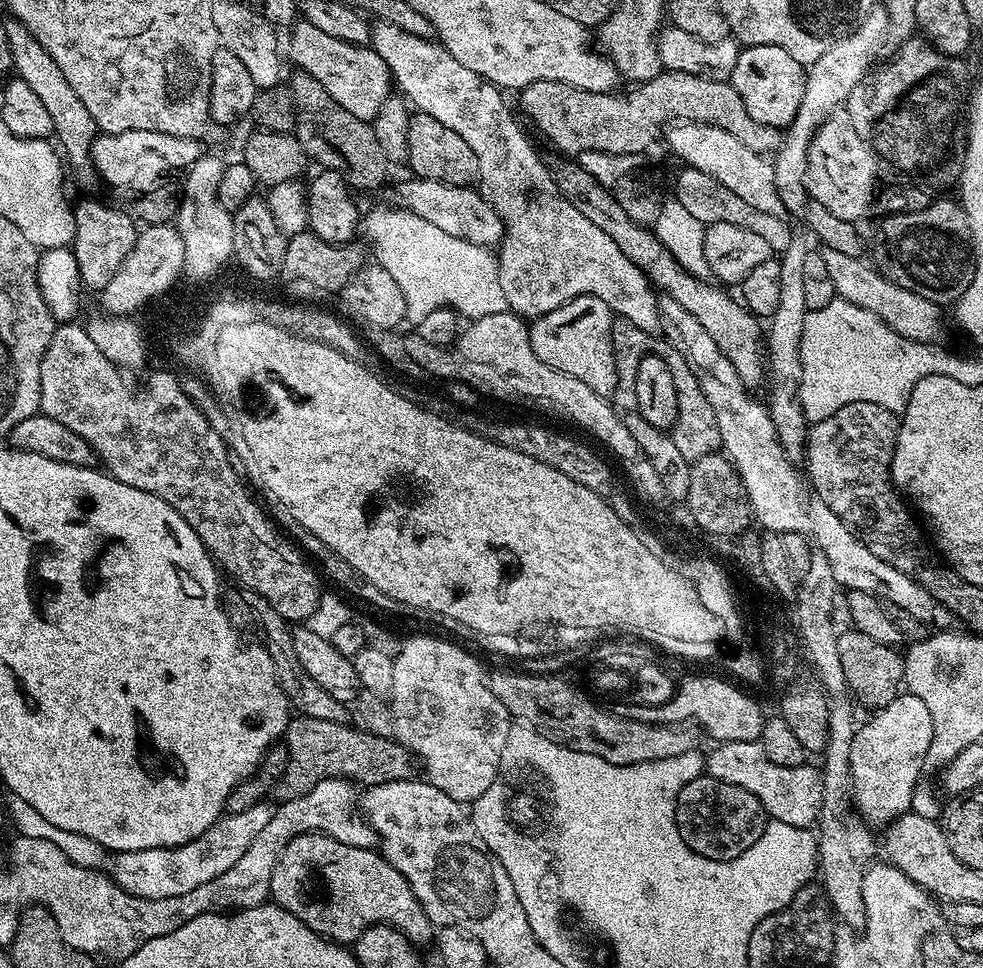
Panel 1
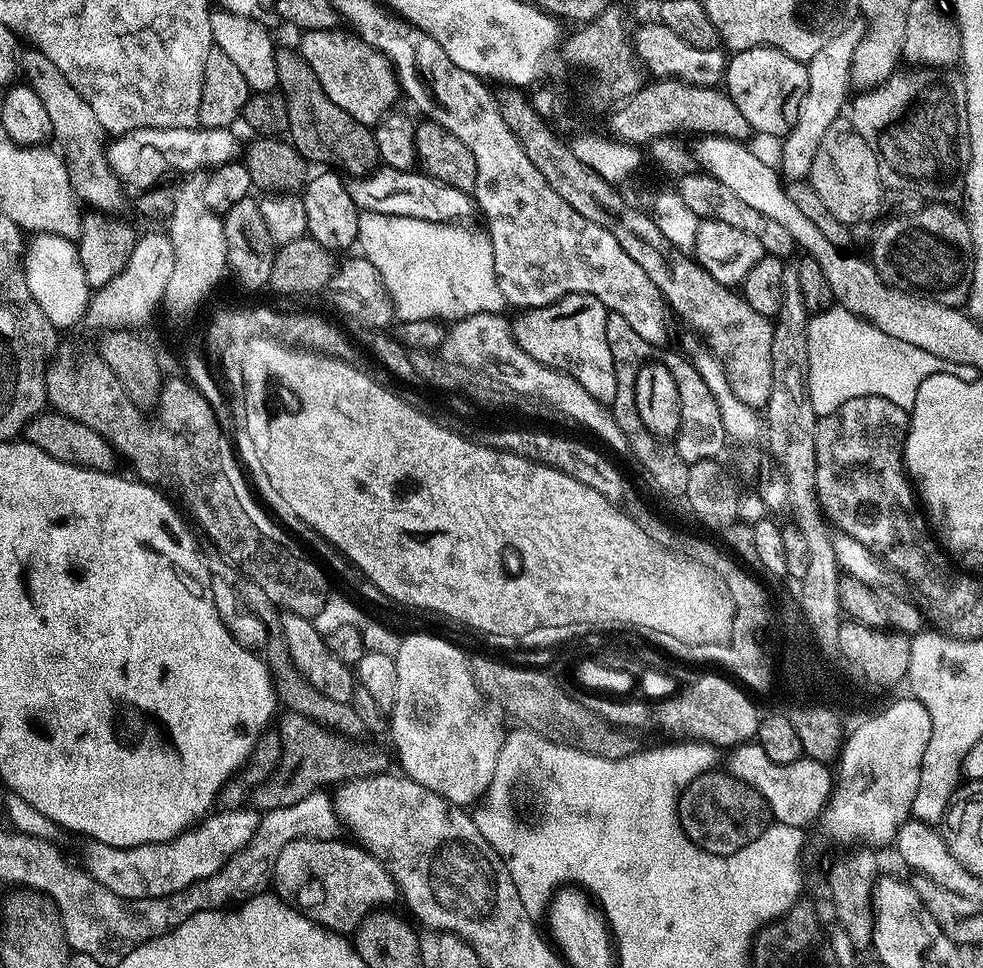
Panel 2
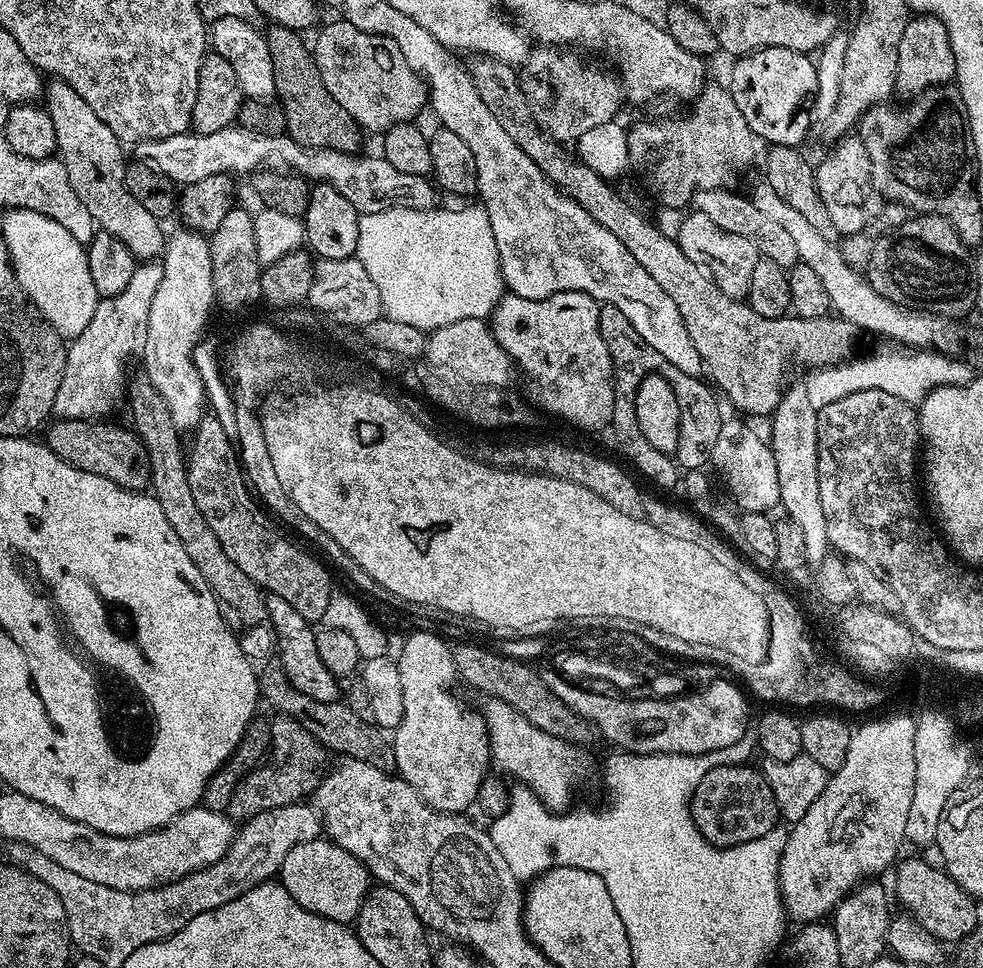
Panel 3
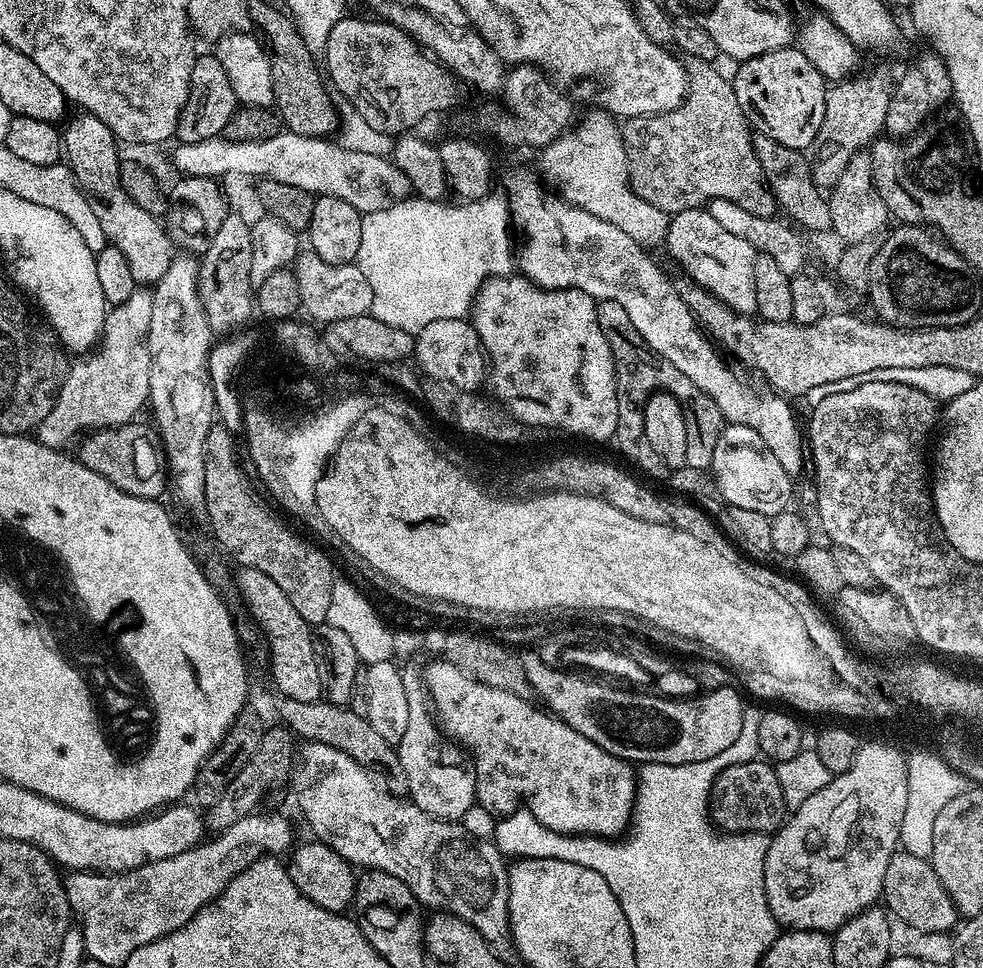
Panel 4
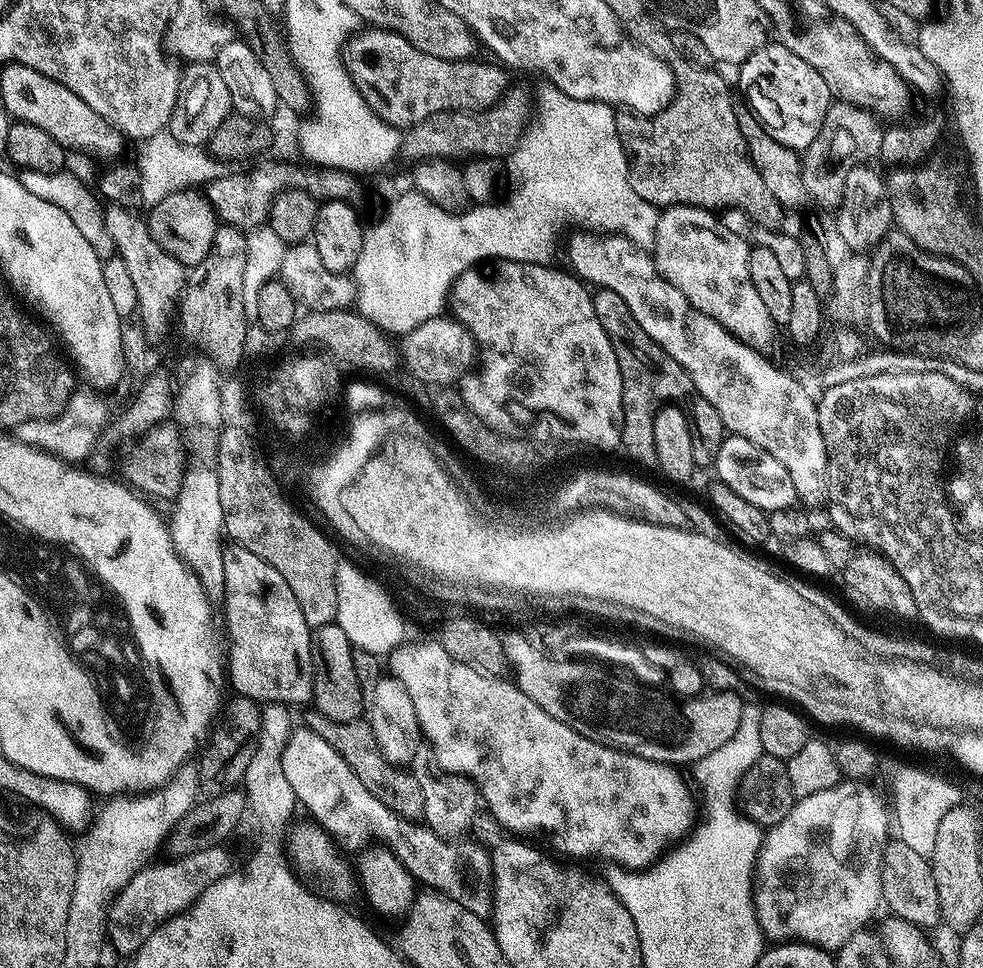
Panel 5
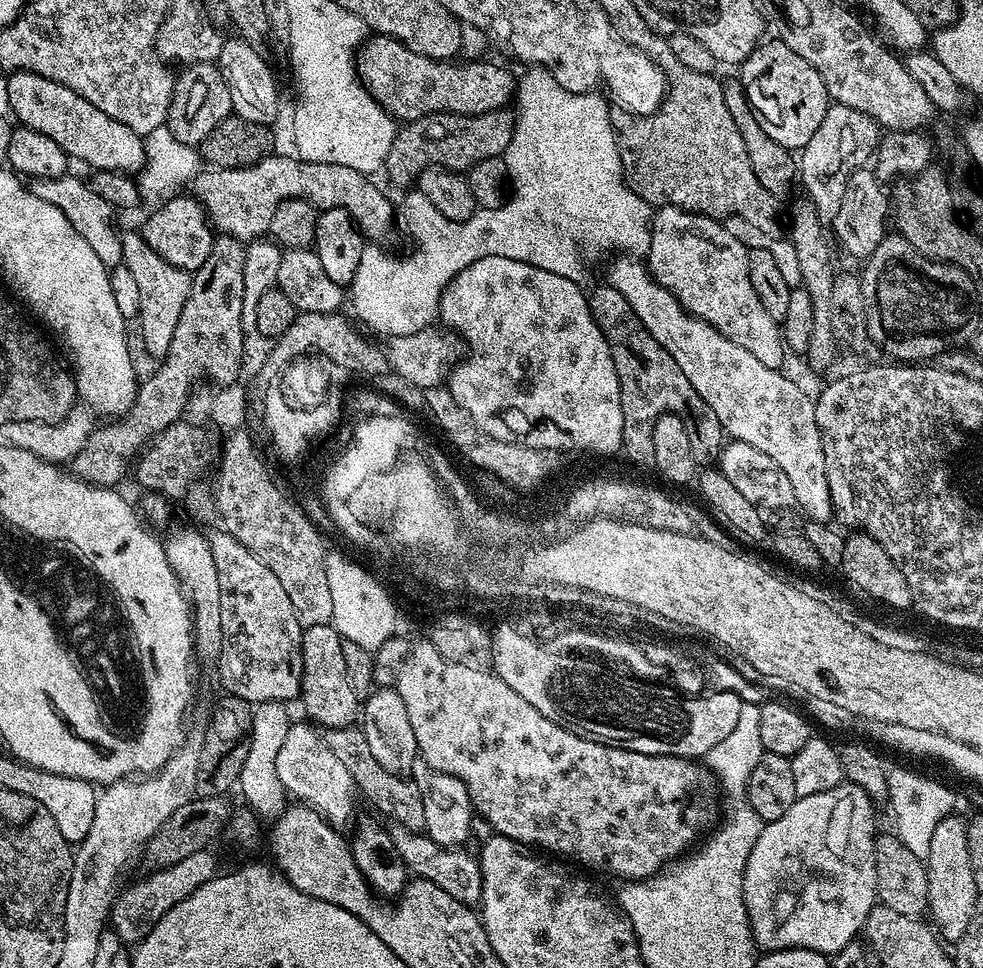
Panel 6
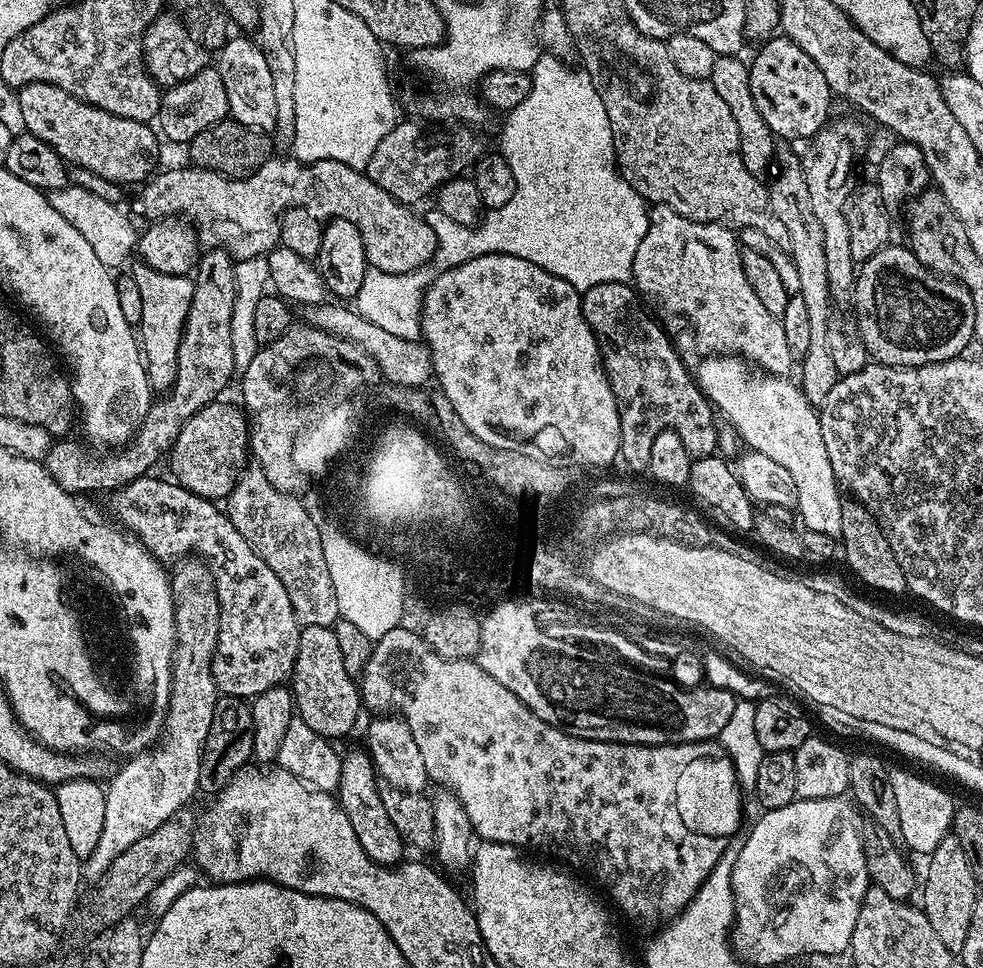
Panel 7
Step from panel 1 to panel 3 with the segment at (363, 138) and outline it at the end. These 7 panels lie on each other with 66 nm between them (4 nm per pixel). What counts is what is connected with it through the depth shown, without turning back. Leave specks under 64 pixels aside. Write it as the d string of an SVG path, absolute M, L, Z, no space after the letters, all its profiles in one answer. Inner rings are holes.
M272 24L266 35L270 46L270 62L274 62L275 99L286 114L286 132L294 142L307 148L329 148L339 152L359 153L361 129L356 120L334 102L334 94L326 90L322 74L318 74L312 49L299 31L281 24Z

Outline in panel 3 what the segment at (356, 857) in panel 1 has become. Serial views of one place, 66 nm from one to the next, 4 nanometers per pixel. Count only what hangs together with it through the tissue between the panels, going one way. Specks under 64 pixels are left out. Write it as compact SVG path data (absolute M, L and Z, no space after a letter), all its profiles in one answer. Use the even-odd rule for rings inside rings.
M321 838L302 842L286 854L278 873L279 883L306 910L339 924L351 925L356 919L362 902L370 891L368 868L350 850L342 850L330 839Z

